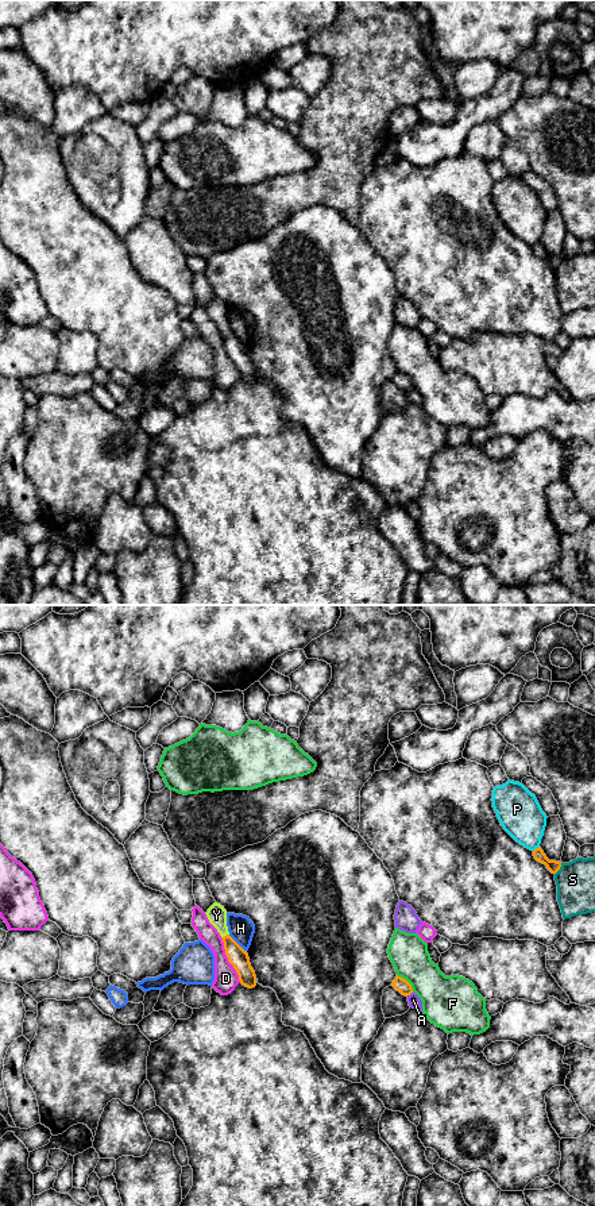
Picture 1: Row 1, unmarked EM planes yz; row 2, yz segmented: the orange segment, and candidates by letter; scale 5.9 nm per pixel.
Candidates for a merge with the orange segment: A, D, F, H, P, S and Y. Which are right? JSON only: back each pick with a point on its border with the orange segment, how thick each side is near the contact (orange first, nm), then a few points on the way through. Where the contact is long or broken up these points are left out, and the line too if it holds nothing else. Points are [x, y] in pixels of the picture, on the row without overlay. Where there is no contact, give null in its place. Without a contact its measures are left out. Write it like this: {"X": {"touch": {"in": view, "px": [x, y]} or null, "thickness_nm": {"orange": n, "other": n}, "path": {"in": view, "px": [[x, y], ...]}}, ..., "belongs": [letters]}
{"Y": {"touch": {"in": "yz", "px": [224, 331]}, "thickness_nm": {"orange": 110, "other": 120}, "path": {"in": "yz", "px": [[236, 350], [224, 331], [216, 309]]}}, "belongs": ["Y"]}

